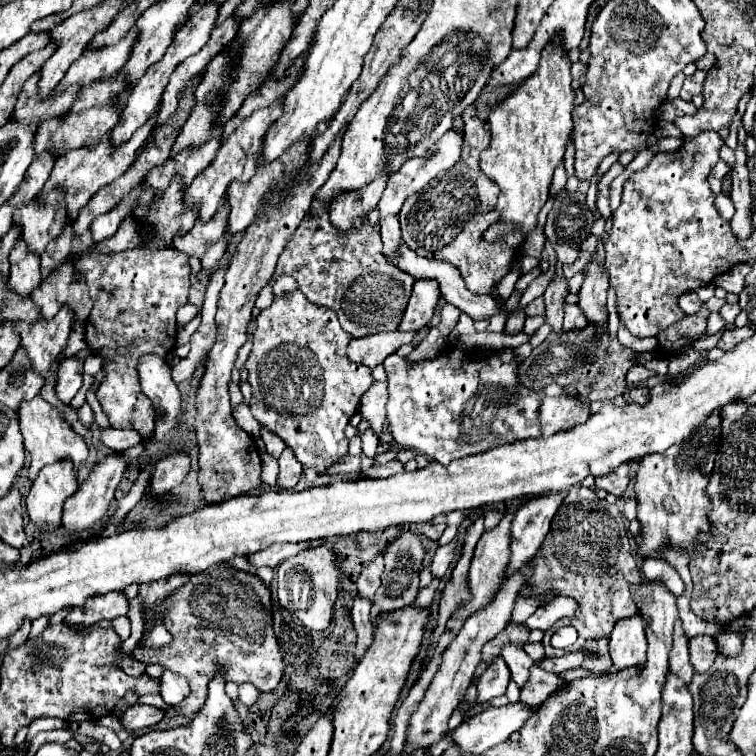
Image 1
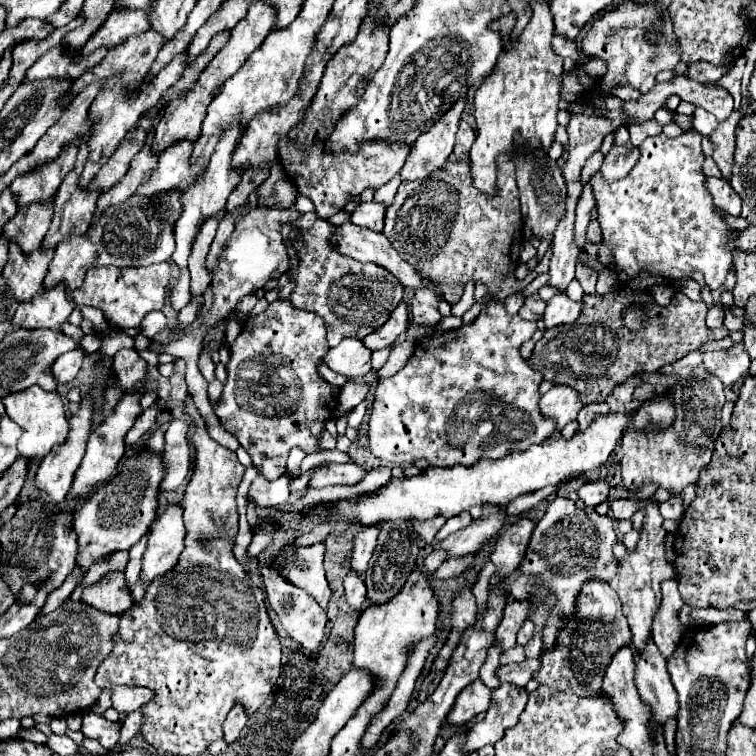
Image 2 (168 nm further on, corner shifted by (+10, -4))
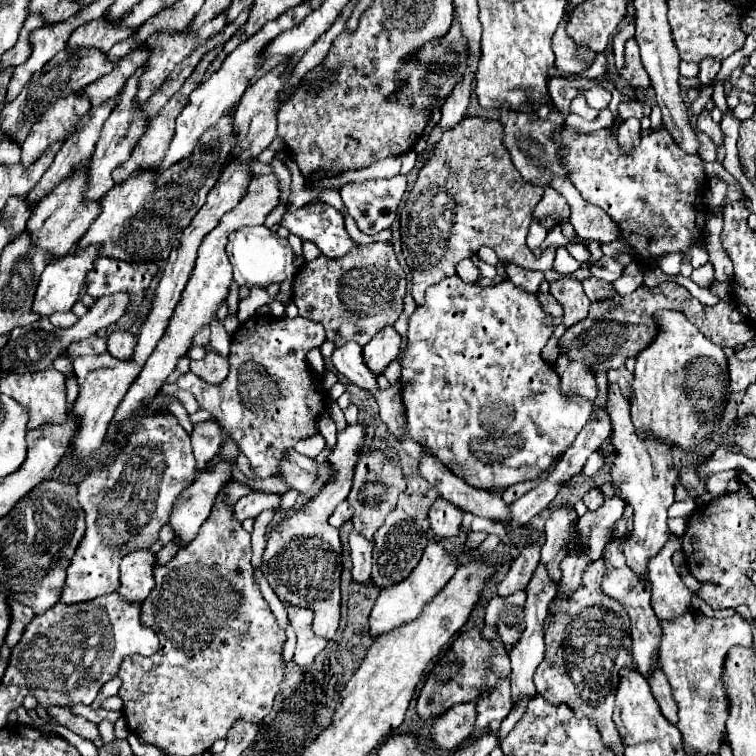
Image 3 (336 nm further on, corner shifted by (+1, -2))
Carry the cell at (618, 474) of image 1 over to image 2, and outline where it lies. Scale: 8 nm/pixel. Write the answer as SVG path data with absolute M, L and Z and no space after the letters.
M586 481L578 489L578 497L586 503L586 507L596 507L608 499L610 485L606 481Z

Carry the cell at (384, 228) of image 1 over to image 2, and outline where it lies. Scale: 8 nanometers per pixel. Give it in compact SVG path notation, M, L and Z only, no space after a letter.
M360 203L354 211L352 211L352 219L350 219L354 225L360 225L360 227L368 227L372 231L382 231L382 225L384 225L384 207L380 203Z

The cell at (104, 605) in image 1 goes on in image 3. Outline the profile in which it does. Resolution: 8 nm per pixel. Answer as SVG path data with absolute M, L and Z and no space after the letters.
M149 549L129 553L121 561L121 587L117 589L117 593L131 603L145 601L151 589L155 587L153 579L155 563L157 557Z

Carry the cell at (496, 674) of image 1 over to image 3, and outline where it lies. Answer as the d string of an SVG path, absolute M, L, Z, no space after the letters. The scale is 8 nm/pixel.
M475 703L453 705L431 727L431 743L437 751L451 751L463 743L475 725Z

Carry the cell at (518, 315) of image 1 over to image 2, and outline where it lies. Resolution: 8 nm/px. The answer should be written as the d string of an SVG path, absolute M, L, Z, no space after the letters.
M514 293L514 295L506 297L506 301L504 301L504 307L508 309L508 315L516 315L516 313L518 313L518 309L522 307L522 303L524 303L524 297L522 297L522 293Z

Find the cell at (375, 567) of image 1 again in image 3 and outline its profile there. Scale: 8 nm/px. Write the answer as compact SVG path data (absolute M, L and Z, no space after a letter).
M371 449L363 453L355 465L353 489L347 497L347 501L355 509L355 515L353 515L355 529L361 531L361 535L365 535L369 541L373 541L375 531L381 527L389 511L393 511L393 507L397 505L397 497L401 491L405 491L405 477L397 459L385 455L381 449Z

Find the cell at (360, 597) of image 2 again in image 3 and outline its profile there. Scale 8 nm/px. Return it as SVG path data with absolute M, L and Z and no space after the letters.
M357 531L349 533L351 559L353 559L353 579L357 583L365 583L371 577L371 551L373 545Z

